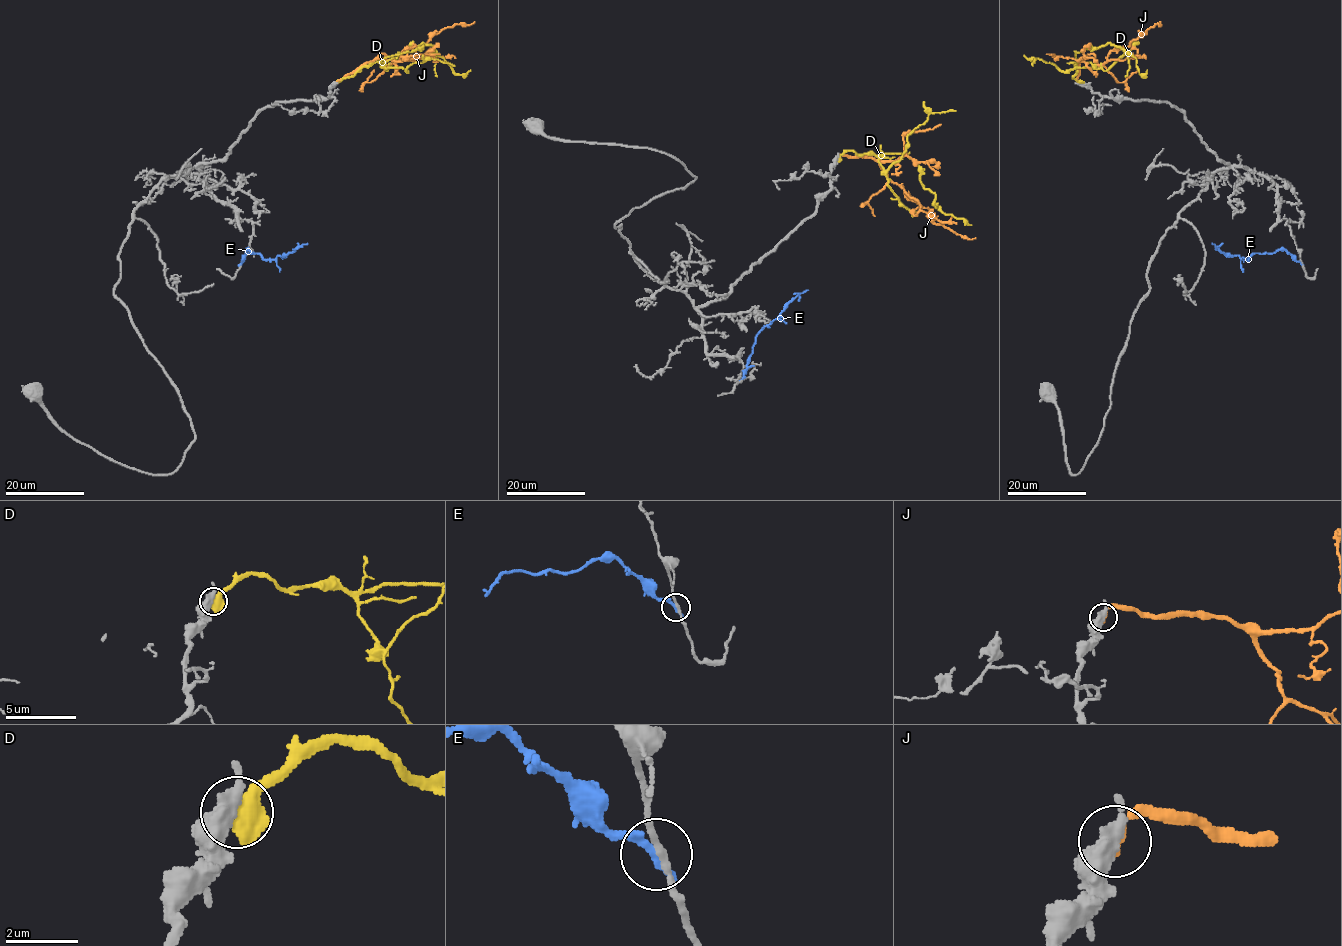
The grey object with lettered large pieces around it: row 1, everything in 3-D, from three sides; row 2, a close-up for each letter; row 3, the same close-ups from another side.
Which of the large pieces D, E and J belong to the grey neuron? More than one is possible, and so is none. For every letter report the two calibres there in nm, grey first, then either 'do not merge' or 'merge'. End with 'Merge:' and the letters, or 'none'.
D: 650/650 nm | do not merge
E: 170/260 nm | do not merge
J: 480/280 nm | do not merge
Merge: none

